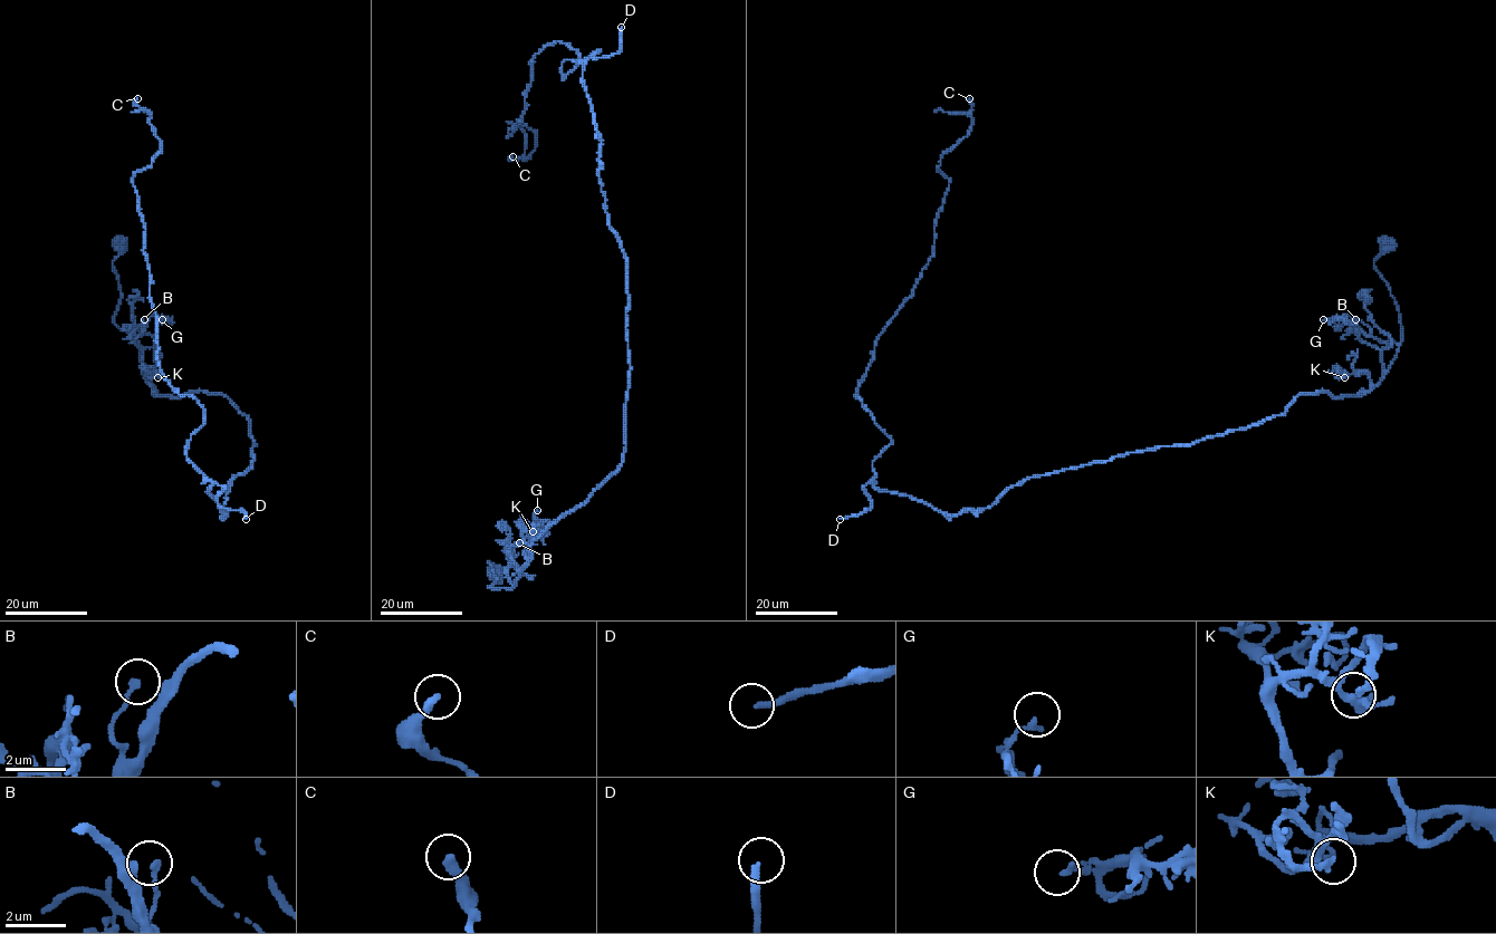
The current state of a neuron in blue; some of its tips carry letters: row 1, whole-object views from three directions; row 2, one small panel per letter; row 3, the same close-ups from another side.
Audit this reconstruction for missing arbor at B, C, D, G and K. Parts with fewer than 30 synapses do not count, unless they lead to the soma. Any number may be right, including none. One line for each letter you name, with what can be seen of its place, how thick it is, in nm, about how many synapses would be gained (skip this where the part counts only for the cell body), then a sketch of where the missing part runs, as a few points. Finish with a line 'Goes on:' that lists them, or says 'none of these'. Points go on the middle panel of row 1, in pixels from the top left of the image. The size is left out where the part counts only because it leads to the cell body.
D: (621, 27) | 220 nm | 160 syn
Goes on: D

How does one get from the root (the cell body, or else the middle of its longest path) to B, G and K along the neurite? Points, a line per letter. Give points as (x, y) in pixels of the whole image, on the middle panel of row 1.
B: (494, 573), (487, 561), (495, 577), (492, 588), (515, 585), (518, 568), (509, 549), (519, 542)
G: (494, 573), (487, 561), (492, 588), (515, 585), (509, 549), (542, 527), (537, 510)
K: (494, 573), (487, 561), (495, 577), (492, 588), (515, 585), (527, 560), (521, 530), (535, 525), (533, 531)

